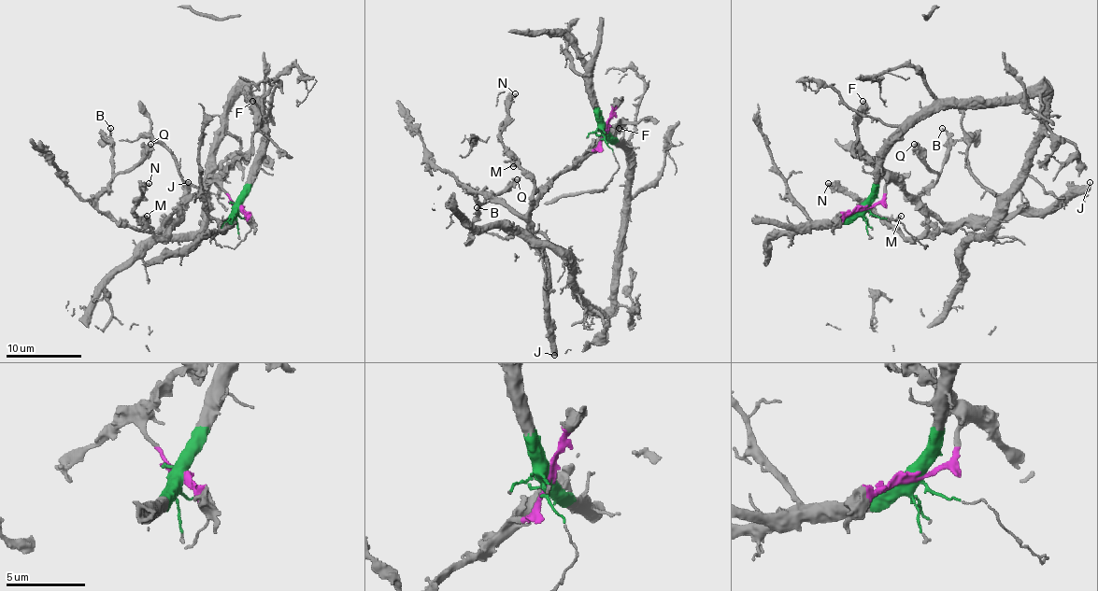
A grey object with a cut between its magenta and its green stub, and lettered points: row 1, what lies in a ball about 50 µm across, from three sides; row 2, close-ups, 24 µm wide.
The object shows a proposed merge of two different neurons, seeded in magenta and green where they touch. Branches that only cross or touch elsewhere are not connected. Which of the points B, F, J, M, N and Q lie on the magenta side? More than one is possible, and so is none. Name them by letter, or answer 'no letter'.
B, F, J, M, N, Q

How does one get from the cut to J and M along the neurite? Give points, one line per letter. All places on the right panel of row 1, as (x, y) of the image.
J: (865, 207), (876, 204), (893, 181), (944, 222), (971, 222), (1053, 213), (1090, 183)
M: (865, 207), (876, 204), (884, 194), (884, 189), (893, 181), (942, 226), (905, 237), (890, 222), (901, 215)

